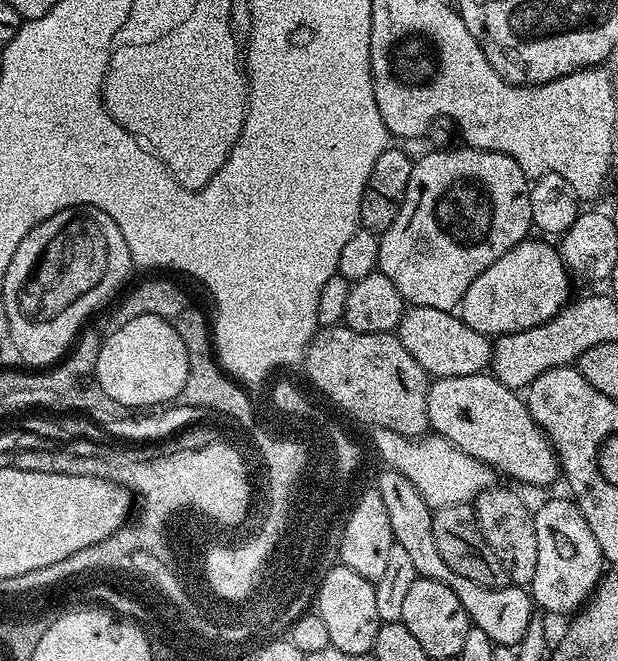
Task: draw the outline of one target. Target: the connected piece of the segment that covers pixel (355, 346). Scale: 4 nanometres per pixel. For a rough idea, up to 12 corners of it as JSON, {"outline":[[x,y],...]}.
{"outline":[[320,328],[303,364],[346,415],[429,431],[430,377],[392,332]]}

